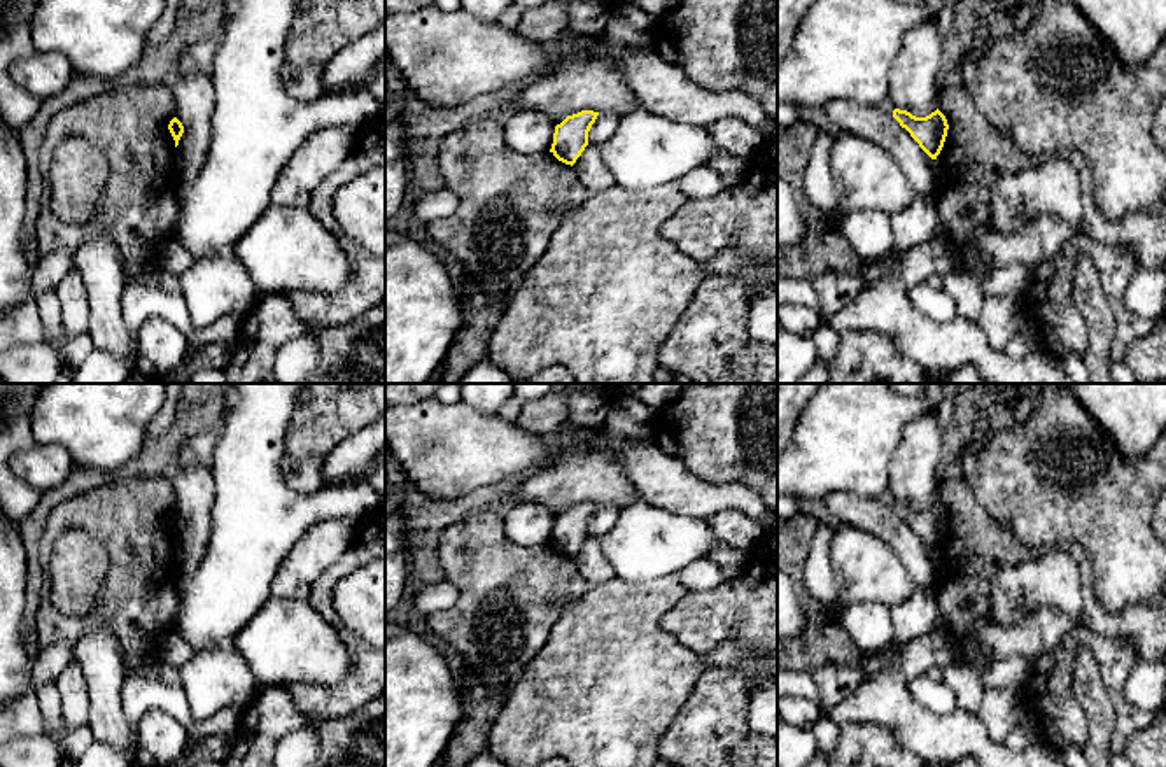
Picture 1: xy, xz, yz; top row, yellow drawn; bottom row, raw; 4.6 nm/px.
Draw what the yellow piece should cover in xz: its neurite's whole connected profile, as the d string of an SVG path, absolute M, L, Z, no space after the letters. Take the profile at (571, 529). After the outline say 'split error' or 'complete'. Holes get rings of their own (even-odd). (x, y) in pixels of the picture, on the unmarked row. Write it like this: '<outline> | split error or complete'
M581 503L567 508L555 518L553 536L550 545L565 557L574 557L588 538L588 524L595 515L599 504Z | complete

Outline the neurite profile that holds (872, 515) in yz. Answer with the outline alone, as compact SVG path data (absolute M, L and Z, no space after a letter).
M846 490L830 494L825 503L840 524L882 539L898 555L917 587L935 587L940 573L938 553L919 539L893 506Z

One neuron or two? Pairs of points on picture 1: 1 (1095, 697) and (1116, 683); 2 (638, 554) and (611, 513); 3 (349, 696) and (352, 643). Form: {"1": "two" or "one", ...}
{"1": "two", "2": "two", "3": "one"}

